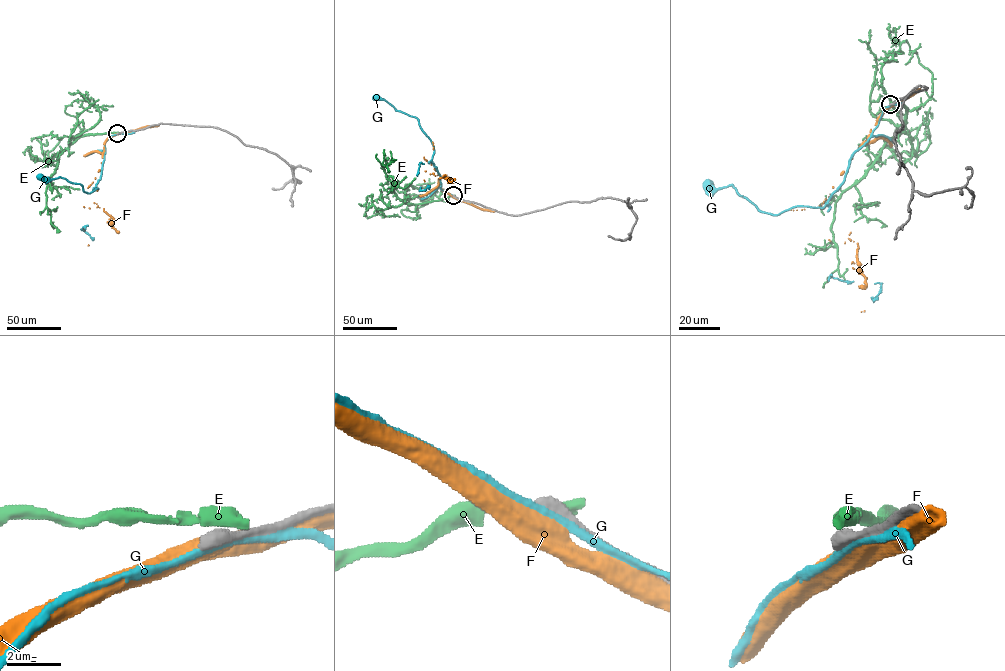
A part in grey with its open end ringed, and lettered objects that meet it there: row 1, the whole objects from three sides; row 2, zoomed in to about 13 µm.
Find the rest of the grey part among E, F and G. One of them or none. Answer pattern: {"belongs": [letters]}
{"belongs": []}

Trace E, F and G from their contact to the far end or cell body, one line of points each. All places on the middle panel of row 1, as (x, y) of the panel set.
E: (453, 196), (418, 204), (405, 203), (394, 192), (381, 165), (387, 167), (392, 159)
F: (453, 196), (440, 187), (435, 170), (427, 160), (435, 176), (449, 179), (424, 180)
G: (455, 196), (441, 189), (440, 175), (431, 160), (434, 146), (419, 120), (375, 97)

